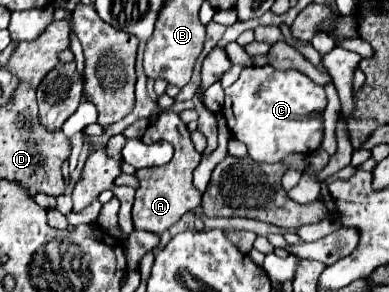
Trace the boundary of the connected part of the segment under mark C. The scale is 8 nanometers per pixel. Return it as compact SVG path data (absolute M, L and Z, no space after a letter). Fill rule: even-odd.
M269 64L265 66L247 66L239 80L225 88L225 104L223 114L231 122L231 132L237 140L241 140L249 156L255 162L279 162L289 152L311 154L321 144L321 122L305 120L309 112L323 110L327 106L323 86L315 84L303 72L297 70L273 70ZM259 88L259 94L255 94Z

